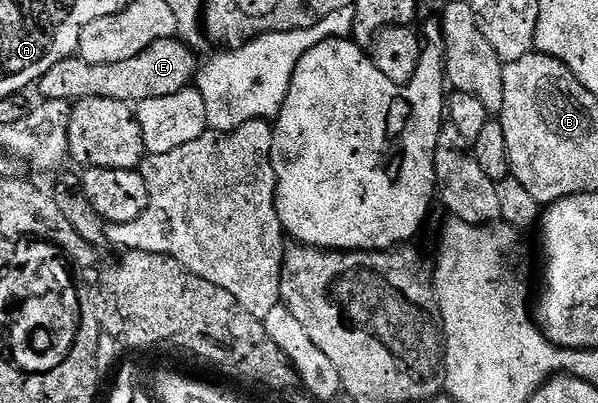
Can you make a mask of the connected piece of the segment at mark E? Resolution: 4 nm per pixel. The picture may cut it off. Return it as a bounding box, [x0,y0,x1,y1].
[53,37,197,104]

